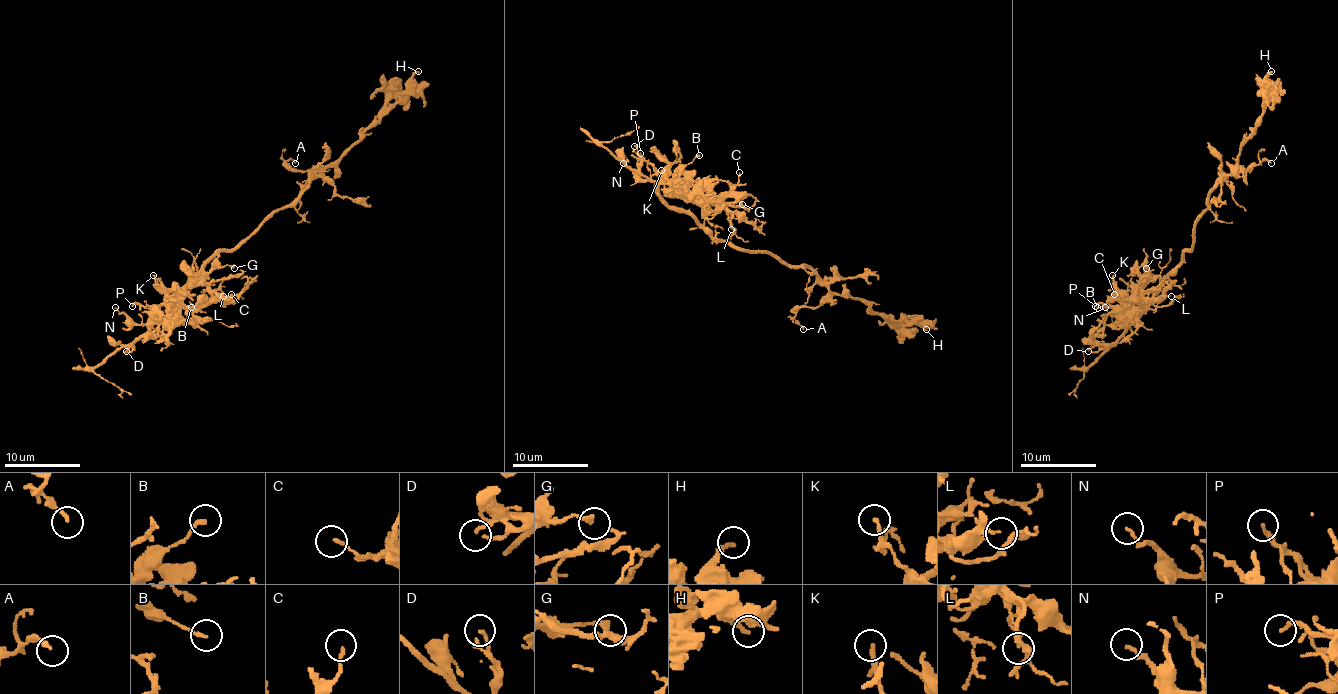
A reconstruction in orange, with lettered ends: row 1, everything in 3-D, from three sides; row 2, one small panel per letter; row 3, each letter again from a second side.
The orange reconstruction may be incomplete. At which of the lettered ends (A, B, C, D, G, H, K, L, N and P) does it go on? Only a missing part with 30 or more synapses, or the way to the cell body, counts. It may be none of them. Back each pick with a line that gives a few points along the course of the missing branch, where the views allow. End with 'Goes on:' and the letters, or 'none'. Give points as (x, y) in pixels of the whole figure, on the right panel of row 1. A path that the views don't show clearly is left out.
Goes on: none

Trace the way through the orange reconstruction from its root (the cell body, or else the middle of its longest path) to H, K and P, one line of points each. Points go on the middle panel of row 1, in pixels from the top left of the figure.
H: (744, 252), (771, 252), (788, 265), (807, 265), (831, 291), (858, 297), (875, 312), (919, 322), (926, 329)
K: (744, 252), (720, 242), (689, 214), (674, 210), (657, 191), (659, 181), (672, 176), (661, 170)
P: (744, 252), (720, 242), (689, 214), (674, 210), (657, 191), (661, 178), (640, 153)

